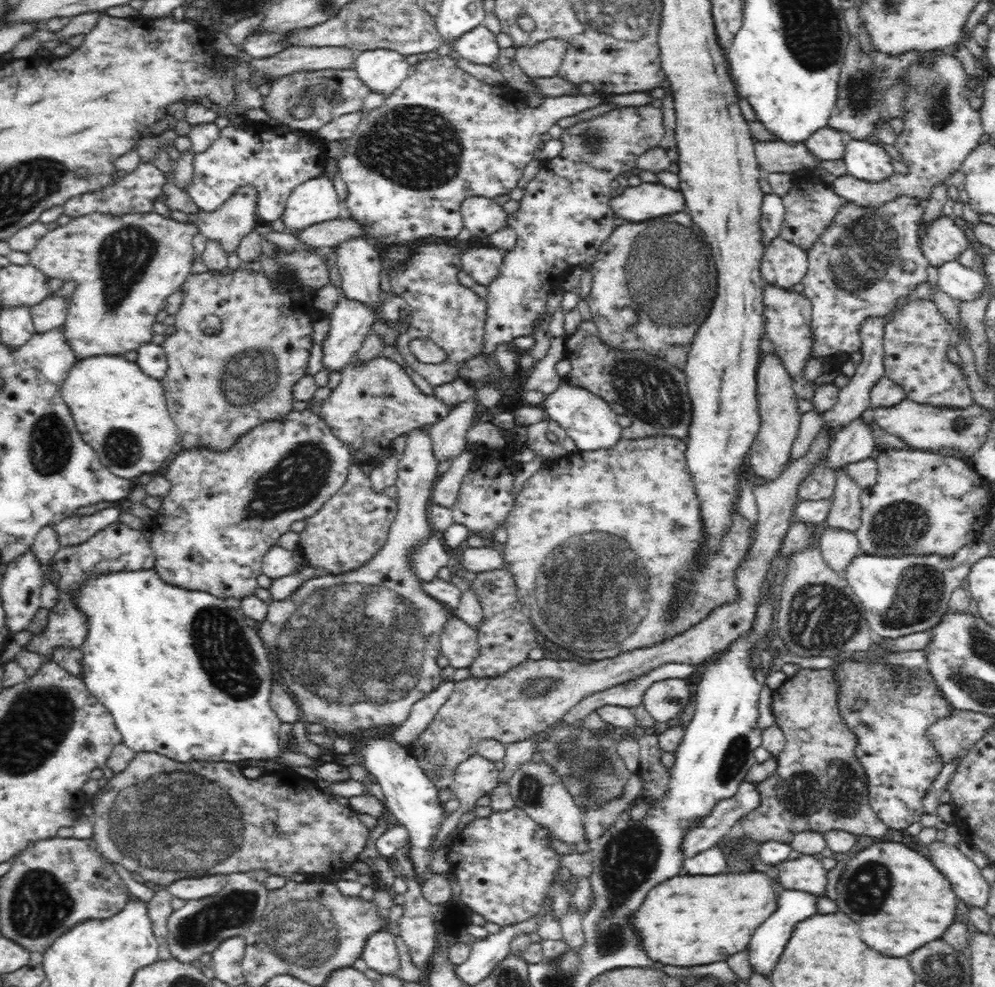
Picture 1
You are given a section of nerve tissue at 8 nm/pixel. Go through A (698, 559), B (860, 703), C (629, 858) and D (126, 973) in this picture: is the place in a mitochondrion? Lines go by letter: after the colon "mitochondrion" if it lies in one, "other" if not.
A: other
B: mitochondrion
C: mitochondrion
D: other

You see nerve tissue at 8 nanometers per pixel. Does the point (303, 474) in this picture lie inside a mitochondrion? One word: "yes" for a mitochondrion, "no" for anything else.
yes

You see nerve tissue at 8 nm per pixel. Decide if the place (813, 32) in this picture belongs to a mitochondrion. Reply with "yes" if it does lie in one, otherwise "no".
yes

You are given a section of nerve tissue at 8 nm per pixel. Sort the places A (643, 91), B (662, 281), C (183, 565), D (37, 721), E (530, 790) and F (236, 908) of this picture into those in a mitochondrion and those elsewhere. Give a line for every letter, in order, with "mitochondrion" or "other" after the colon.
A: other
B: mitochondrion
C: other
D: mitochondrion
E: mitochondrion
F: mitochondrion

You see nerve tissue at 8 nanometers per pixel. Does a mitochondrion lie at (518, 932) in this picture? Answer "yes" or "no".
no

